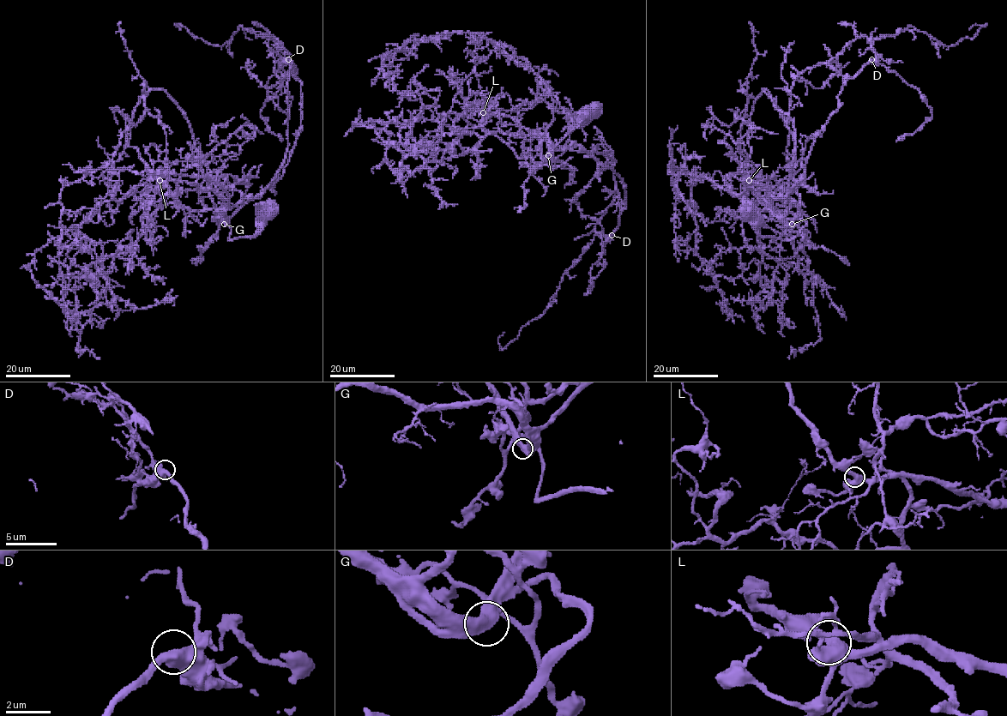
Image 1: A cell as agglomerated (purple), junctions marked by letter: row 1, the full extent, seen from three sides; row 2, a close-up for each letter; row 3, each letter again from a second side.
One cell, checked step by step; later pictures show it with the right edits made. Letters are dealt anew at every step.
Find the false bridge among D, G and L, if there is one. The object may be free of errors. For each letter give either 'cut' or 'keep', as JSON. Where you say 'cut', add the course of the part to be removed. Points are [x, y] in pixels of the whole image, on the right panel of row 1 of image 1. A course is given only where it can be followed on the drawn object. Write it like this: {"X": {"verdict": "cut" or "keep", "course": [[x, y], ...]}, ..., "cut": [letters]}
{"D": {"verdict": "keep"}, "G": {"verdict": "keep"}, "L": {"verdict": "keep"}, "cut": []}

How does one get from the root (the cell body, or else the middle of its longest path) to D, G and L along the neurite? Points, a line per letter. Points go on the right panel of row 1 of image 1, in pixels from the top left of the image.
D: (746, 210), (763, 237), (792, 239), (806, 224), (787, 208), (788, 193), (804, 177), (842, 85), (871, 59)
G: (746, 210), (745, 213), (763, 237), (792, 239), (806, 223), (800, 217), (792, 224)
L: (746, 210), (745, 213), (763, 237), (792, 239), (806, 224), (800, 217), (795, 219), (765, 188), (749, 180)

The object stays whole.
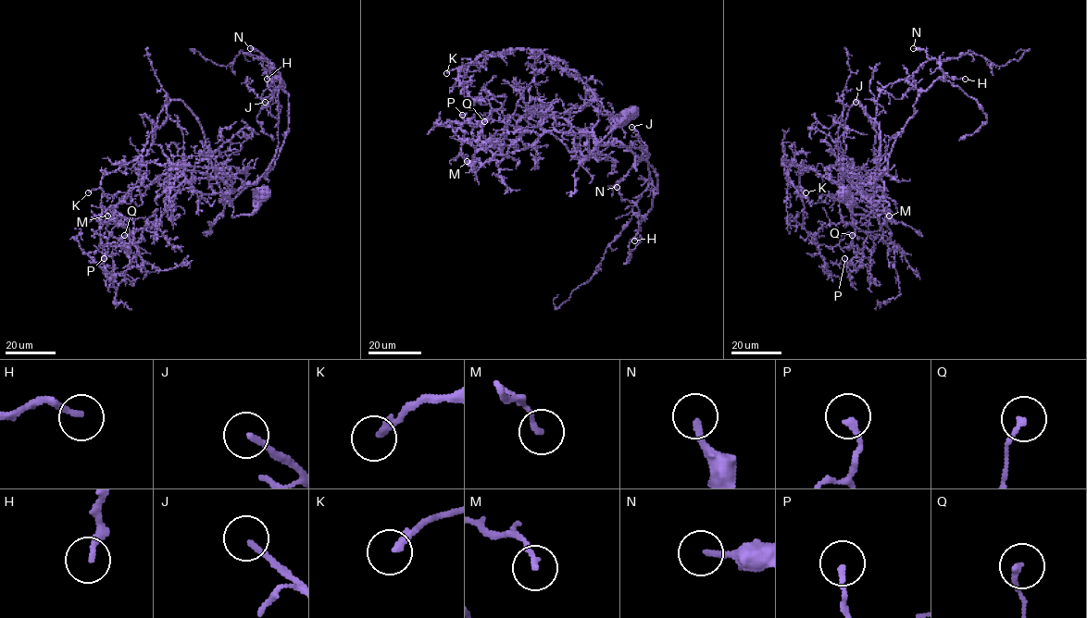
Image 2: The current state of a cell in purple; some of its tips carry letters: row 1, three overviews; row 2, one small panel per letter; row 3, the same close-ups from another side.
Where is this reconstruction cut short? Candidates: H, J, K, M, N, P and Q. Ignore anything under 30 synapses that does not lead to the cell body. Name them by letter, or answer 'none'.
H, J, K

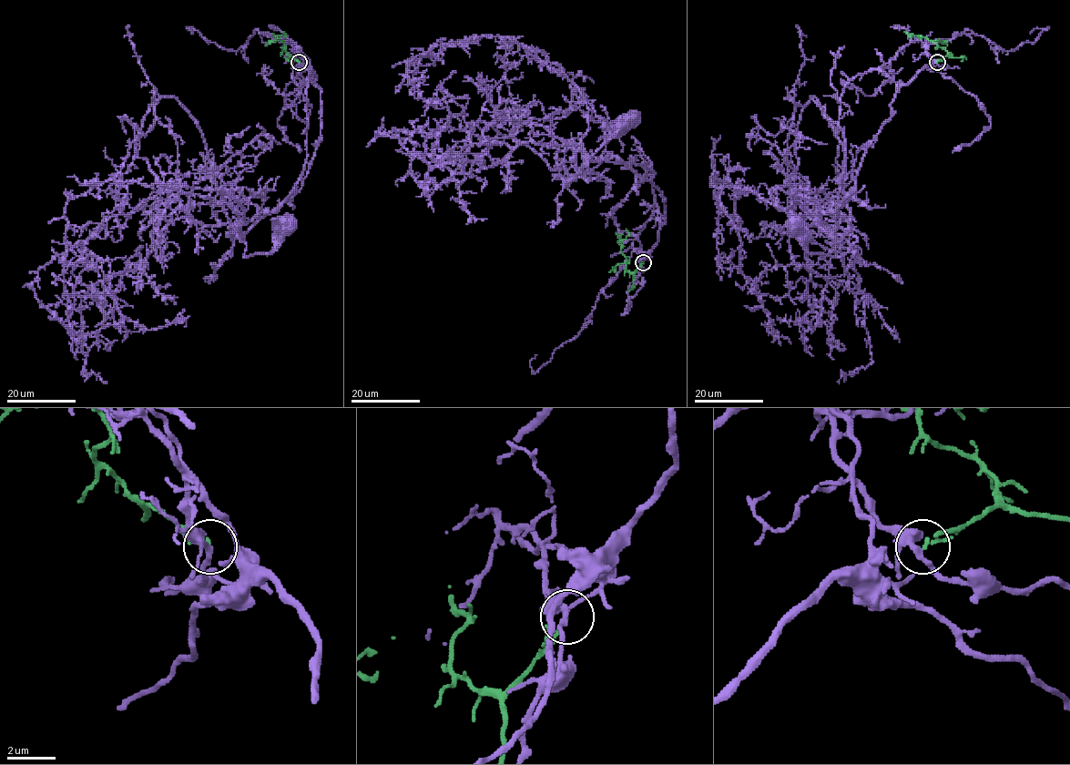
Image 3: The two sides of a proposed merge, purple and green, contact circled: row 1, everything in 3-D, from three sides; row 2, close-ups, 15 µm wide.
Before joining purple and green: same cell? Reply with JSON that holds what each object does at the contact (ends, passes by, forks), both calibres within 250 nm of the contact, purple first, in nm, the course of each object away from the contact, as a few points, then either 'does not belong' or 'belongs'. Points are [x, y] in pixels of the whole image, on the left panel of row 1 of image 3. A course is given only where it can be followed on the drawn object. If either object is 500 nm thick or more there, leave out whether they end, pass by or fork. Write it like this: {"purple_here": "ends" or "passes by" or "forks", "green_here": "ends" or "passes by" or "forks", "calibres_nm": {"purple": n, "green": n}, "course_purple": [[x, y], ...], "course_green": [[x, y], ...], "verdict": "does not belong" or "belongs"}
{"purple_here": "forks", "green_here": "ends", "calibres_nm": {"purple": 280, "green": 120}, "course_purple": [[299, 61], [297, 53], [320, 90], [320, 140], [300, 188], [234, 233], [250, 256], [269, 253], [290, 225]], "course_green": [[299, 61], [282, 49], [284, 45], [277, 37], [285, 35], [282, 32]], "verdict": "does not belong"}

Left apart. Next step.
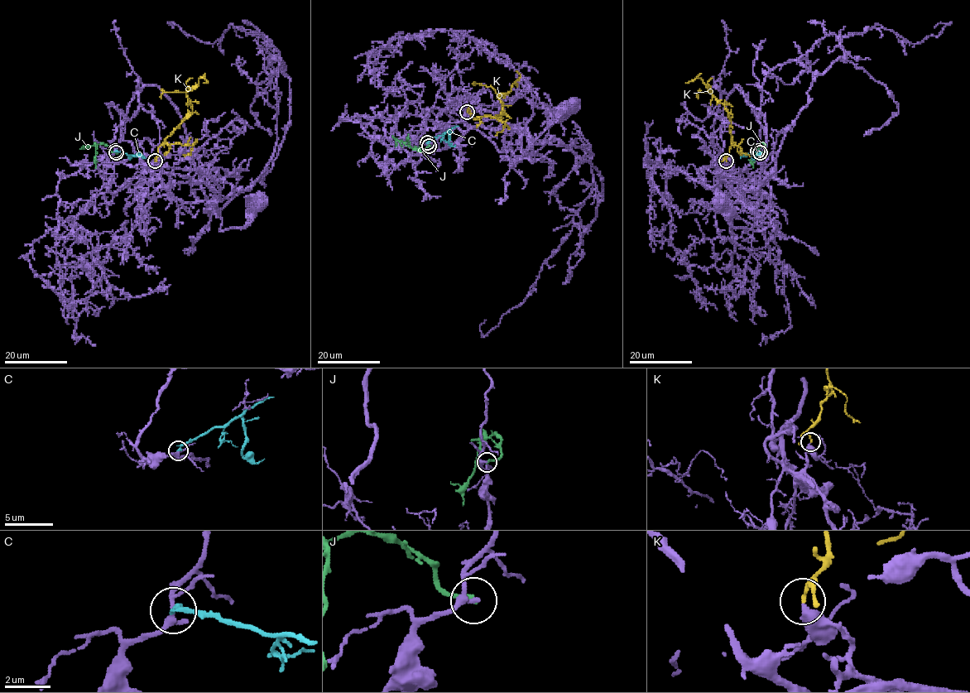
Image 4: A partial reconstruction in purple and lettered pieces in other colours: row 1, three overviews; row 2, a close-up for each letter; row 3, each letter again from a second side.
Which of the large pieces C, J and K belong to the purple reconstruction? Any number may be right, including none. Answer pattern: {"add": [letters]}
{"add": ["K"]}

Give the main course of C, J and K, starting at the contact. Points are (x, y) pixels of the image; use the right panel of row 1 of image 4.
C: (757, 151), (746, 155), (760, 154)
J: (761, 153), (764, 151), (762, 143), (758, 146), (752, 167)
K: (726, 161), (732, 145), (728, 112), (702, 79), (695, 78), (685, 83)

